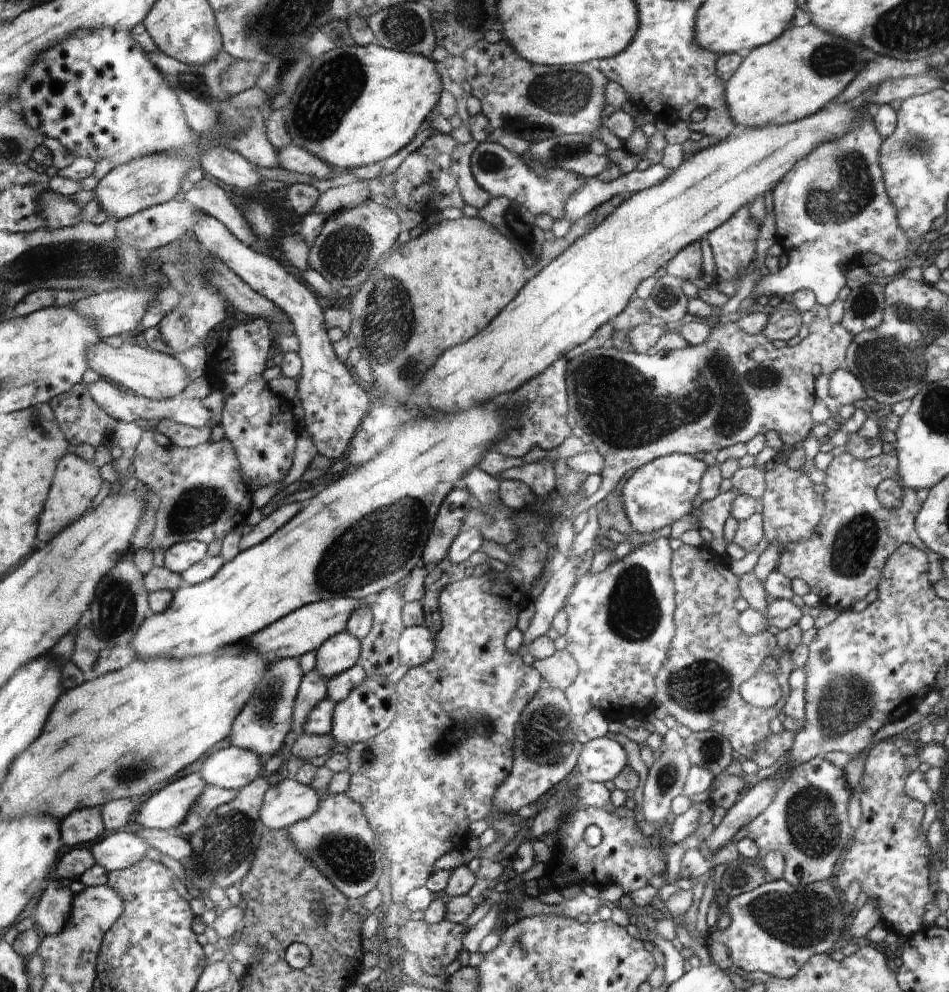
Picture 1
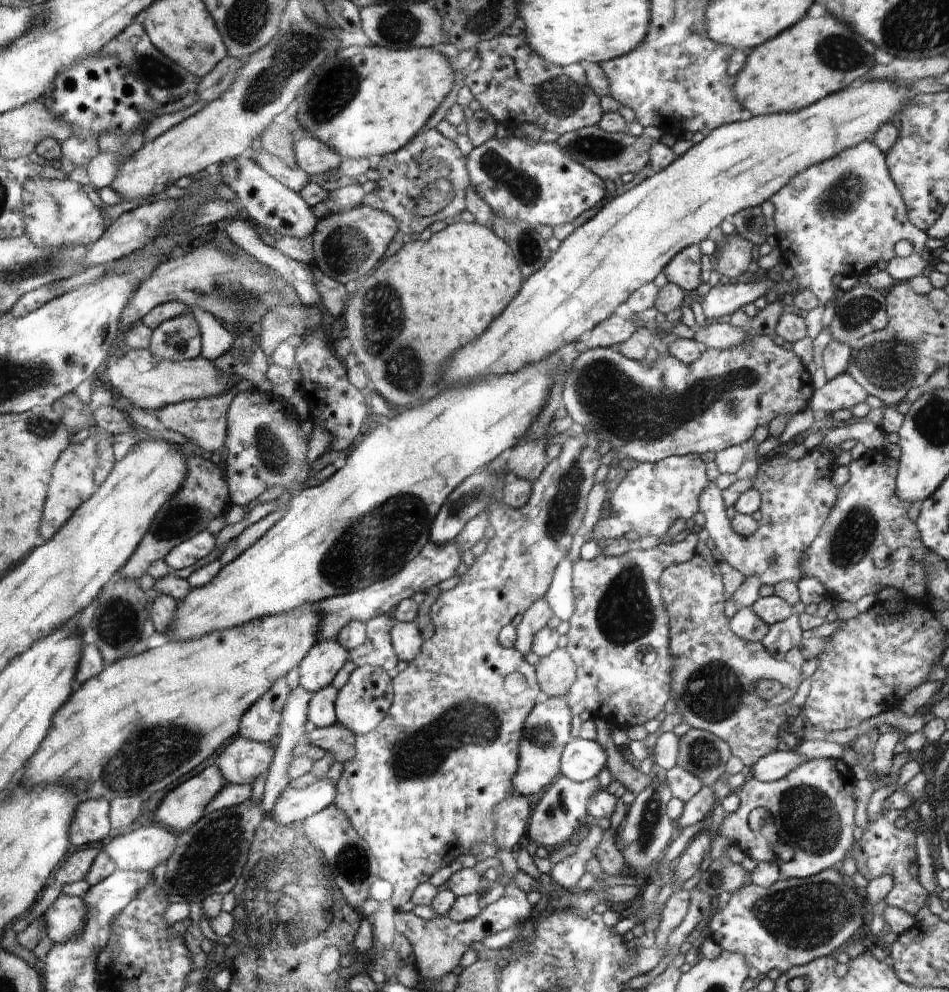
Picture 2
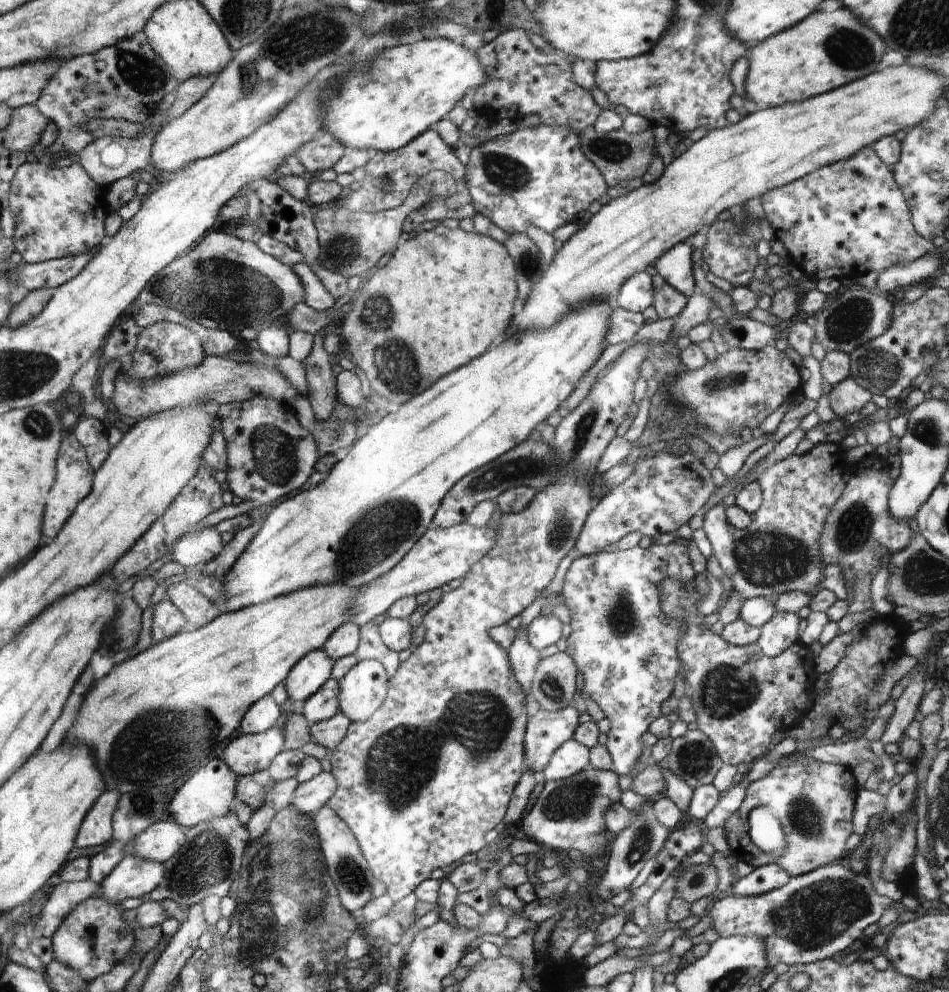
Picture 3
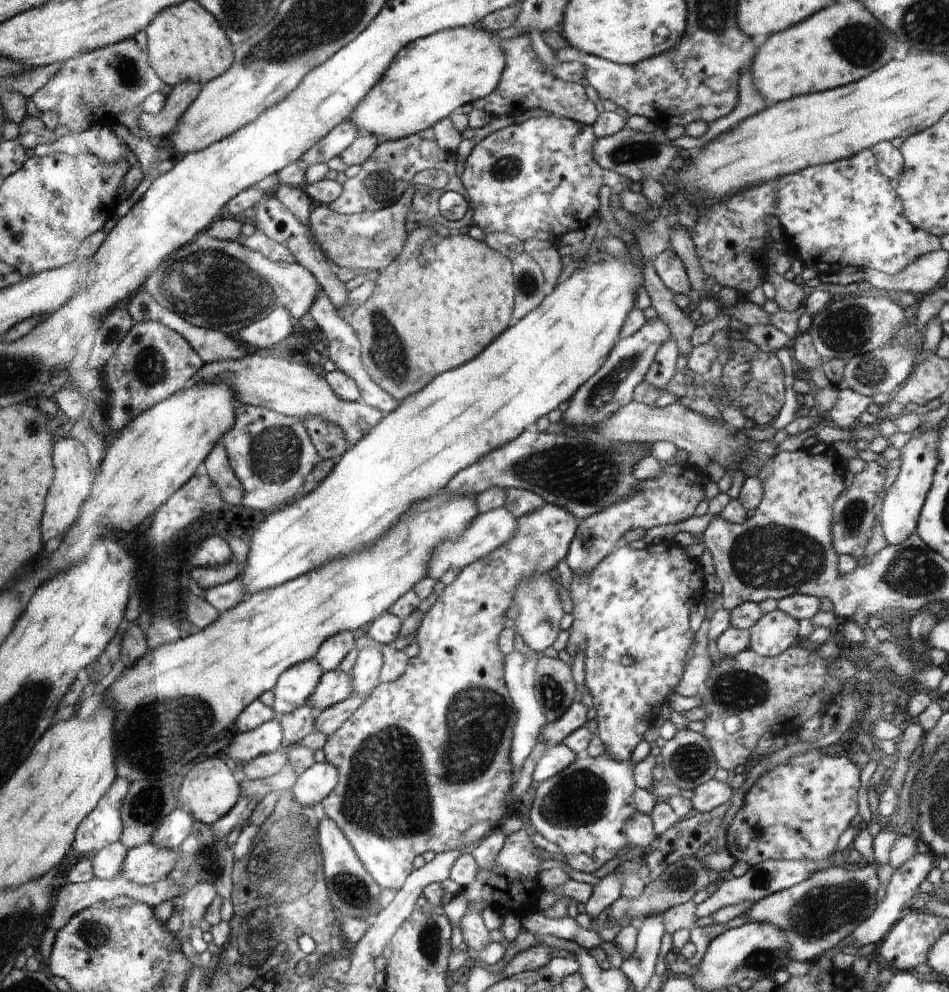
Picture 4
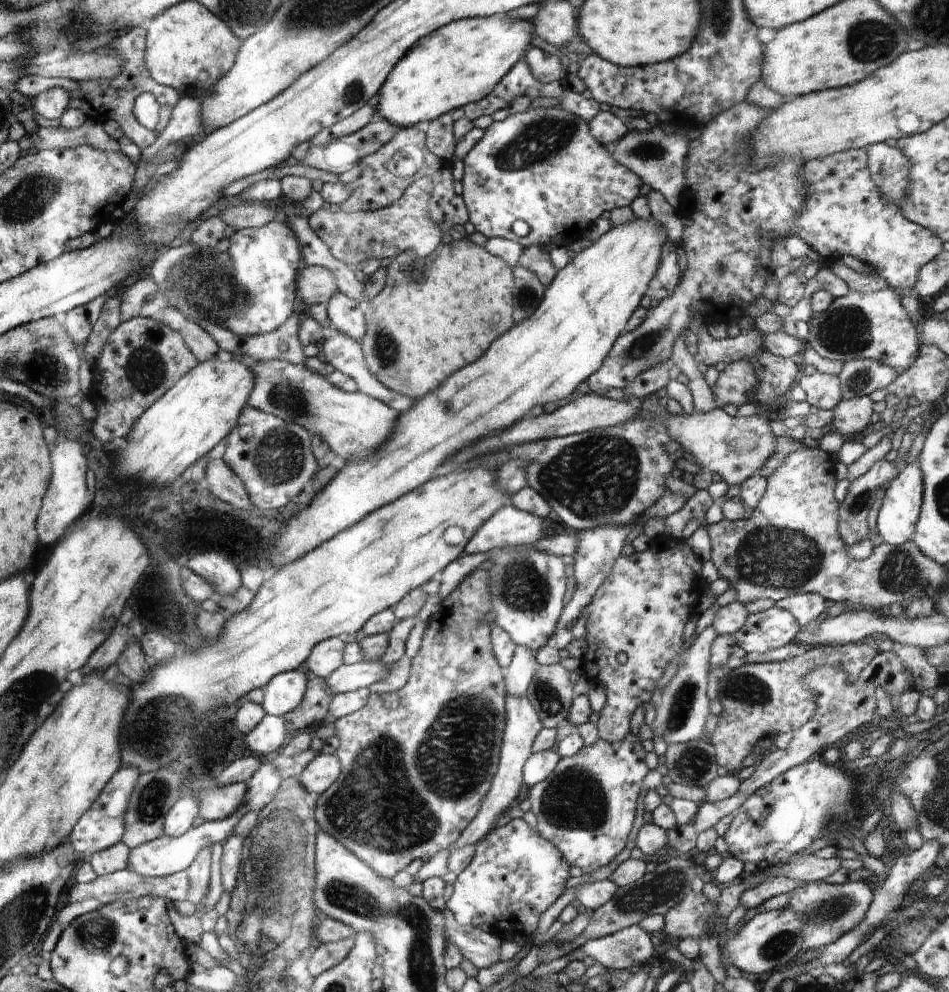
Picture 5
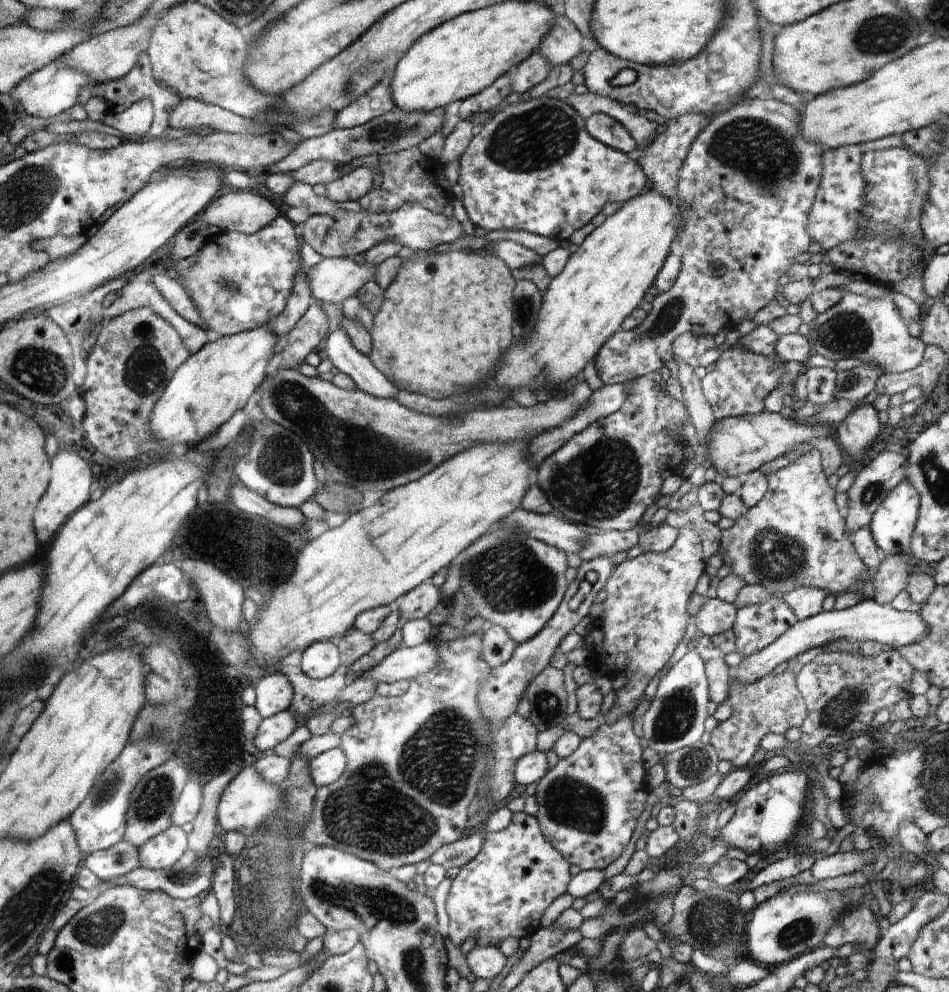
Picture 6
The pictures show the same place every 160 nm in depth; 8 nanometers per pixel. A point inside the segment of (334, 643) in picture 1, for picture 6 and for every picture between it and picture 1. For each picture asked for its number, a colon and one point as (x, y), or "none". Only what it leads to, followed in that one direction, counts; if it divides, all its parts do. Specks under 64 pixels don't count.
2: (321, 663)
3: (309, 674)
4: (292, 691)
5: (285, 692)
6: (274, 693)

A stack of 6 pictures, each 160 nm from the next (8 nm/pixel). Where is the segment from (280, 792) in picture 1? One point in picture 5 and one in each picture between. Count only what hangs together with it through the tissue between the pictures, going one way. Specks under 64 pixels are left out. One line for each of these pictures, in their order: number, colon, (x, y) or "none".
2: (293, 805)
3: (311, 795)
4: (315, 783)
5: (322, 771)

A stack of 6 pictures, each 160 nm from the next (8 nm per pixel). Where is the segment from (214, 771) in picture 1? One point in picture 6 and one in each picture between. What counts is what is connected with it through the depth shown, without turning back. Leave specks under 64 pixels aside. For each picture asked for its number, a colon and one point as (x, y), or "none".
2: (243, 760)
3: (247, 753)
4: (266, 738)
5: (270, 735)
6: (274, 729)

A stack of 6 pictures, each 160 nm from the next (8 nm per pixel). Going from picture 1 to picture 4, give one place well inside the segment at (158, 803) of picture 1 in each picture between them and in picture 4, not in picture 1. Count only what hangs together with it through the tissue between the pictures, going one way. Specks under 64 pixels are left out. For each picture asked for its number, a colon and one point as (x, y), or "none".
2: (181, 808)
3: (210, 792)
4: (209, 791)

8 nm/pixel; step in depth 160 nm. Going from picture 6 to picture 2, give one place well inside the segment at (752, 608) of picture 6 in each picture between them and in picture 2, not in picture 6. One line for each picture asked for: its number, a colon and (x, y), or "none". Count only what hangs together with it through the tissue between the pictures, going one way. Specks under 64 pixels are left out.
2: (782, 636)
3: (781, 631)
4: (774, 632)
5: (775, 627)

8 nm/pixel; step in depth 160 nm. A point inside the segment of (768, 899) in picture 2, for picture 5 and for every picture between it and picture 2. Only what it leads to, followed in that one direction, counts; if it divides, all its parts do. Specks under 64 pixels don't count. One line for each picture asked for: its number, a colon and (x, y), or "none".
3: (813, 916)
4: (816, 914)
5: (828, 910)

